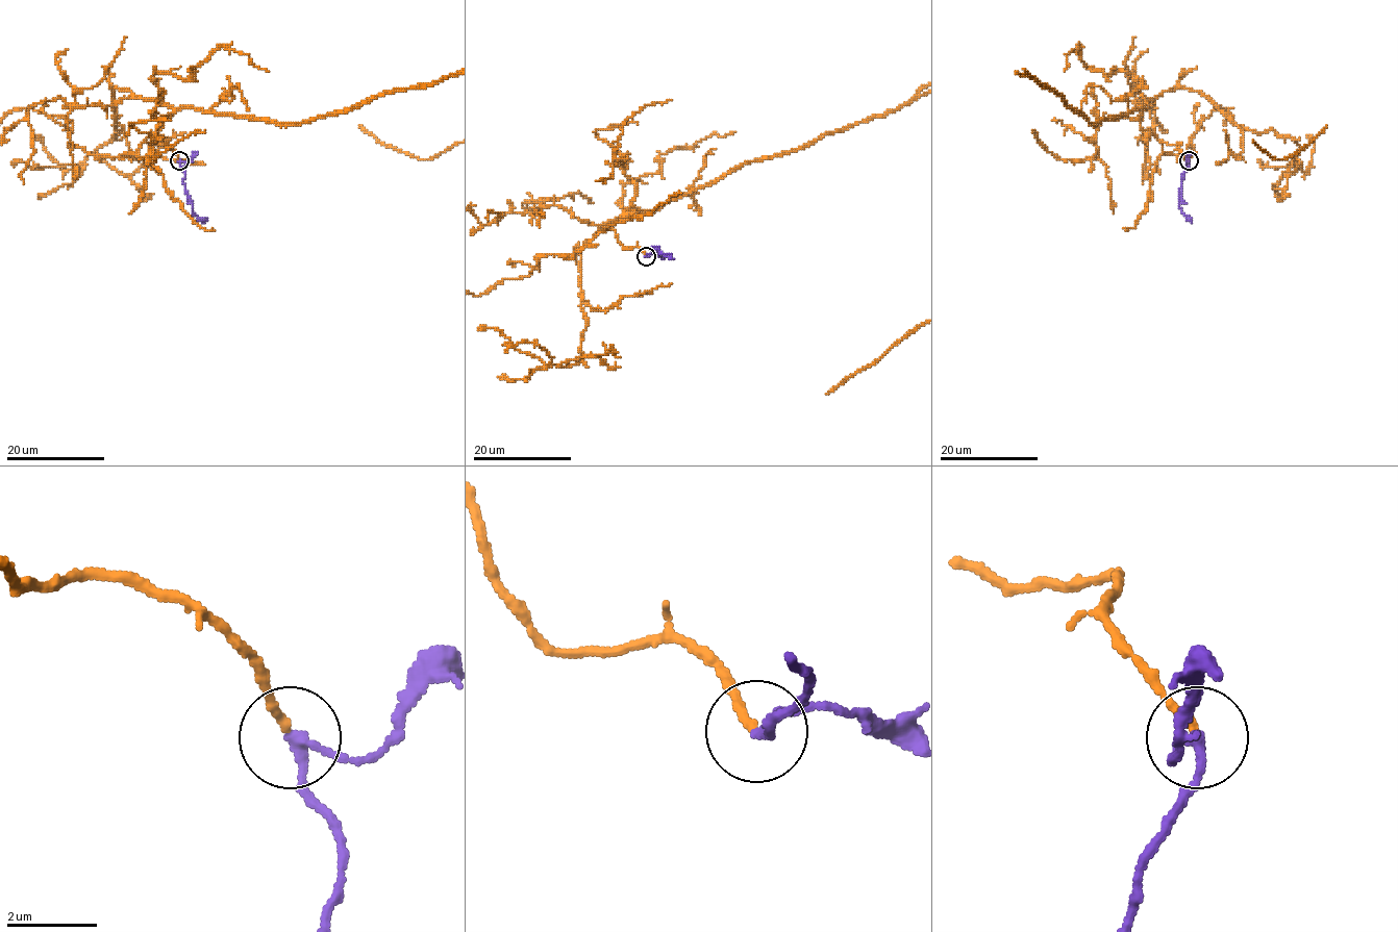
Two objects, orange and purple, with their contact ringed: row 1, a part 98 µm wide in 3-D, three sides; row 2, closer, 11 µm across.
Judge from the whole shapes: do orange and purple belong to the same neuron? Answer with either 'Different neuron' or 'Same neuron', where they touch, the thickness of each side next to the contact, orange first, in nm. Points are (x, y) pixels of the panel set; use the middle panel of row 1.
Same neuron. Place: (646, 256). Thickness 200 nm (orange) against 200 nm

